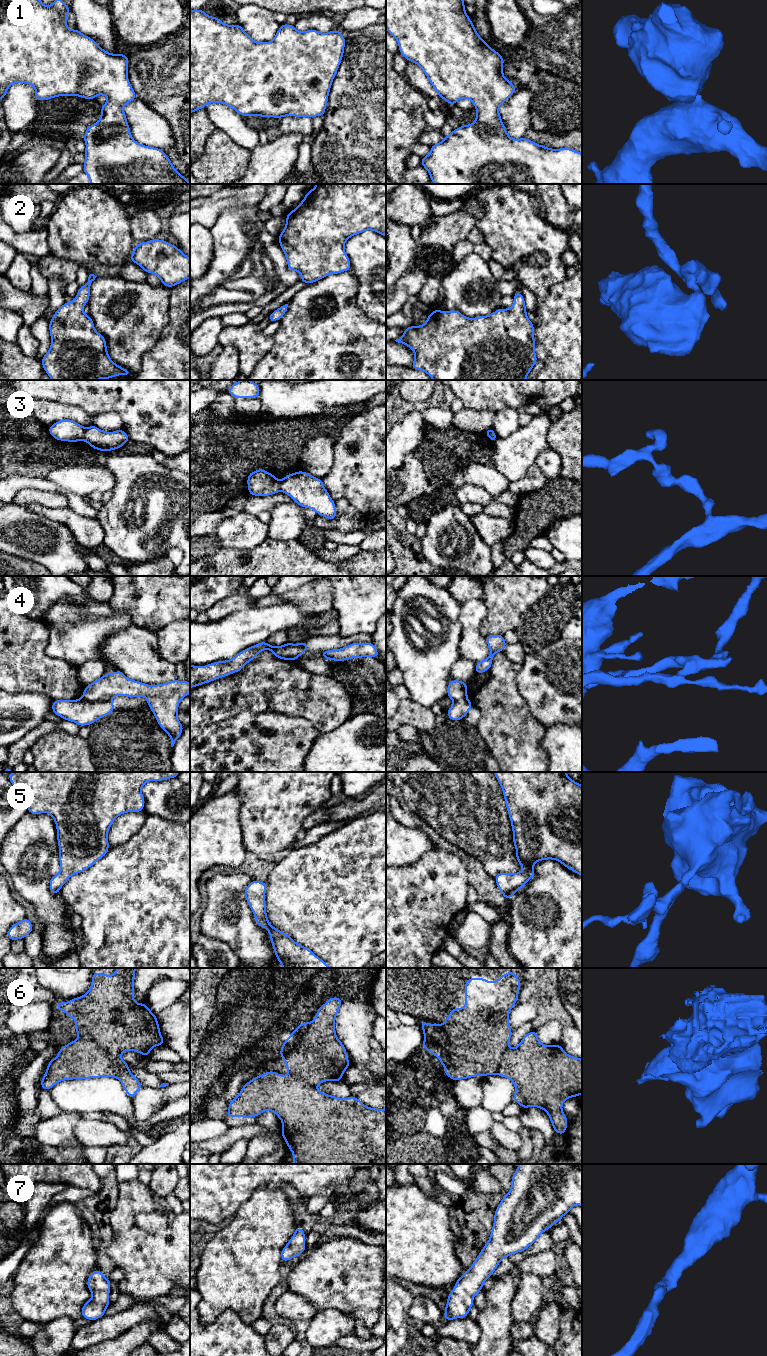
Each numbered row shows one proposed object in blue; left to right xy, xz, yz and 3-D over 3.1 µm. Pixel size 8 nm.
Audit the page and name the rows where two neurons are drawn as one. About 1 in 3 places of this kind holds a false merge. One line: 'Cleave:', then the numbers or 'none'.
Cleave: 3, 4

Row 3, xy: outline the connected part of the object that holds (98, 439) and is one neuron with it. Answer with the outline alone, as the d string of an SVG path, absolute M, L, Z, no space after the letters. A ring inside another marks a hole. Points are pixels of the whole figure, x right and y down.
M94 425L85 428L84 441L93 449L102 452L119 449L129 440L129 436L124 429L106 432Z

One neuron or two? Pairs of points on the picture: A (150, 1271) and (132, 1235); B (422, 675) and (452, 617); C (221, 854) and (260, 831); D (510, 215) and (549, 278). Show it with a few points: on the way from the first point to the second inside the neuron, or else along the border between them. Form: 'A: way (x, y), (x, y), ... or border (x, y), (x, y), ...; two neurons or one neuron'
A: way (145, 1262), (135, 1250), (135, 1244); one neuron
B: way (433, 661), (448, 646), (452, 639), (453, 631); one neuron
C: border (238, 818), (243, 833), (243, 847), (247, 851); two neurons
D: way (526, 231), (552, 255), (552, 262); one neuron

